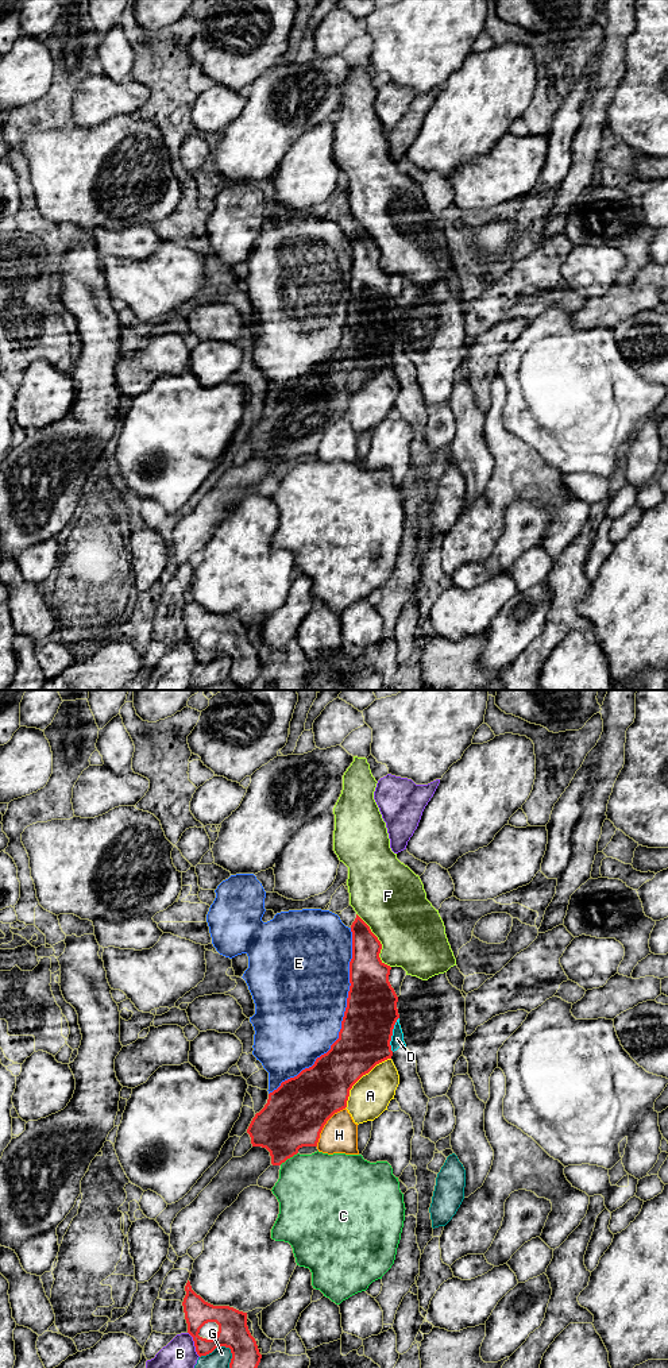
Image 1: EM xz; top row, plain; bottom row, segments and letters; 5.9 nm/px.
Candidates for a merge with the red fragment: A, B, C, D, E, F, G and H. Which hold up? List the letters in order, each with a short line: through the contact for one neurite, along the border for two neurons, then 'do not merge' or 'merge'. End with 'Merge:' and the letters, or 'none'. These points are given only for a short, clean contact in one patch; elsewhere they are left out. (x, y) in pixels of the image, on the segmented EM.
A: do not merge
B: do not merge
C: line xz (297, 1152), (280, 1164); do not merge
D: line xz (398, 1017), (390, 1041), (392, 1051); do not merge
E: do not merge
F: do not merge
G: line xz (232, 1353), (228, 1348), (216, 1347), (200, 1357); do not merge
H: do not merge
Merge: none

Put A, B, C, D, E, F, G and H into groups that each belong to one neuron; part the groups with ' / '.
A / B / C / D / E / F / G / H

